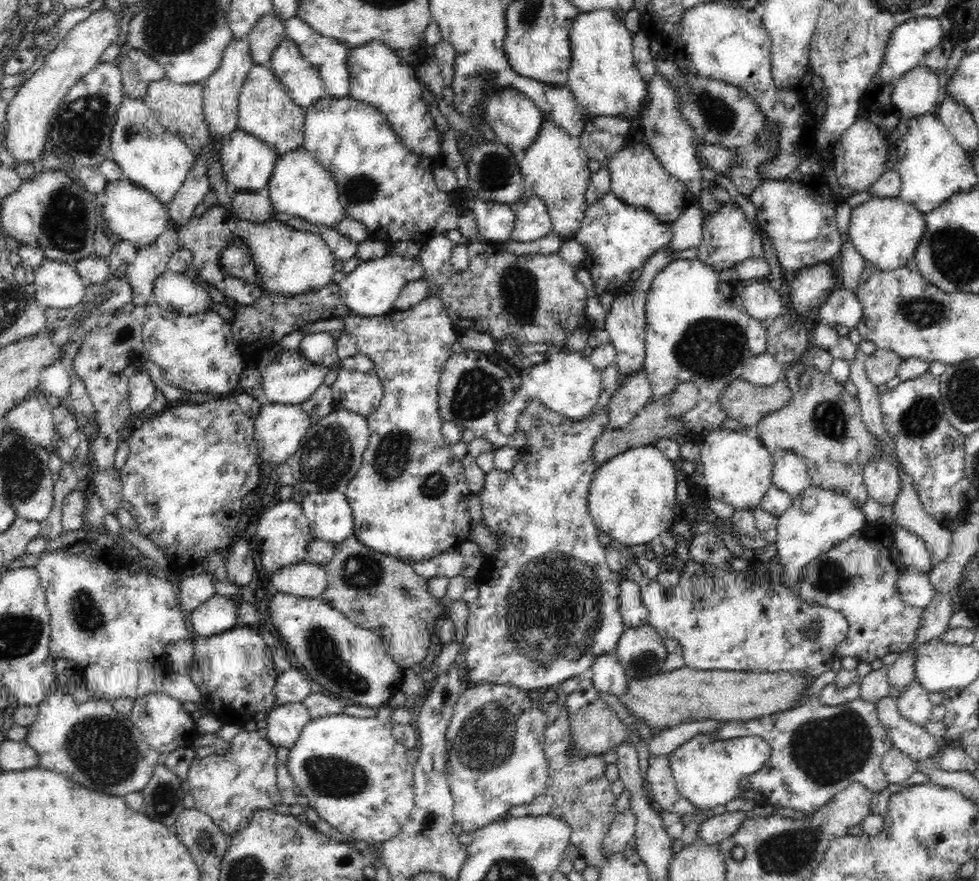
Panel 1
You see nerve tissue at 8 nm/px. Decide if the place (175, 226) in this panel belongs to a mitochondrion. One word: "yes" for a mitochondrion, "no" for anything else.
no

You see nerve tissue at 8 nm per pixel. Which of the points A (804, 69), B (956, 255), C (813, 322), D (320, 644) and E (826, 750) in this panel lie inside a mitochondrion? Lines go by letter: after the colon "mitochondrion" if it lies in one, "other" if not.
A: other
B: mitochondrion
C: other
D: mitochondrion
E: mitochondrion

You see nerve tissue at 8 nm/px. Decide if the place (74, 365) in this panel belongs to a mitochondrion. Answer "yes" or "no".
no

